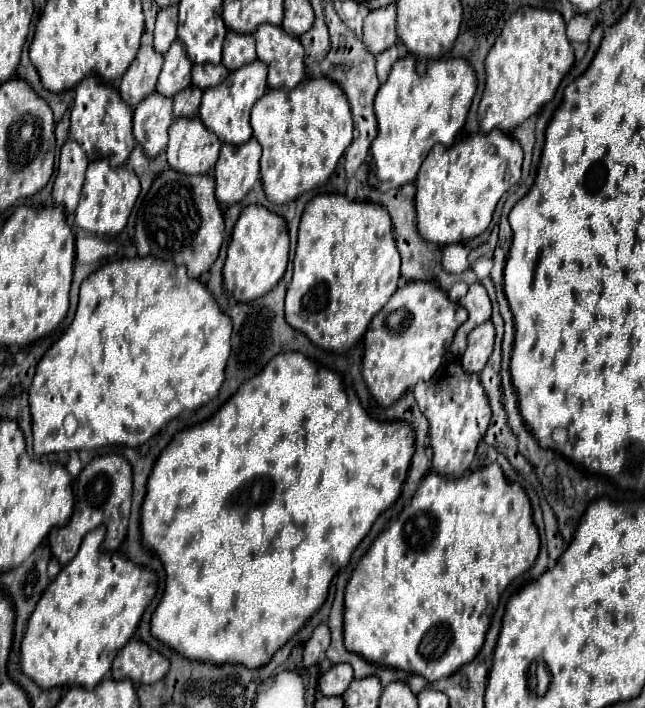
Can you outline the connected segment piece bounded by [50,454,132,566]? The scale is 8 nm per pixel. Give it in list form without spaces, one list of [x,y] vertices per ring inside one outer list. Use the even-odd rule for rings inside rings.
[[[106,454],[106,456],[94,458],[74,480],[74,500],[76,500],[76,504],[74,504],[74,514],[72,514],[70,522],[66,526],[54,528],[50,532],[52,554],[62,566],[76,556],[84,536],[90,530],[98,528],[100,524],[106,526],[104,550],[112,552],[122,544],[122,540],[126,536],[126,528],[128,528],[130,502],[132,502],[132,468],[130,468],[128,460],[120,454]]]

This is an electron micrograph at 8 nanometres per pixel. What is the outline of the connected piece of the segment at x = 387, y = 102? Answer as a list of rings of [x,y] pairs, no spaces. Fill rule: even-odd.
[[[412,54],[396,60],[388,80],[380,86],[374,98],[378,136],[370,148],[372,166],[368,182],[380,192],[414,182],[420,164],[434,144],[442,144],[446,148],[452,146],[458,130],[464,126],[476,88],[476,72],[472,70],[472,64],[464,62],[464,58],[446,56],[436,62],[428,62],[424,74],[416,70]]]

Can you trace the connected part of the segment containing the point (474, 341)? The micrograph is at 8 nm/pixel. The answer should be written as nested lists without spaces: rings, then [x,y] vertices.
[[[488,320],[476,330],[472,330],[472,334],[468,336],[468,346],[462,356],[462,368],[480,374],[492,354],[492,346],[494,346],[494,324]]]

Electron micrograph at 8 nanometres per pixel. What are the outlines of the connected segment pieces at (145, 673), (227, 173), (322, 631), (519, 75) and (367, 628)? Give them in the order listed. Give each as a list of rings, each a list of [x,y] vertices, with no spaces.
[[[128,640],[112,662],[116,680],[128,678],[134,684],[154,684],[170,670],[170,660],[140,640]]]
[[[250,138],[246,144],[224,144],[214,168],[216,198],[220,204],[240,202],[260,178],[260,144]]]
[[[320,624],[304,646],[304,666],[316,664],[322,658],[322,654],[326,652],[328,644],[330,644],[330,630],[326,624]]]
[[[522,6],[508,18],[504,24],[504,30],[500,38],[496,38],[494,46],[490,48],[486,56],[486,88],[482,94],[482,102],[478,106],[478,122],[480,128],[488,134],[494,128],[502,132],[512,132],[518,124],[522,124],[526,118],[536,114],[546,102],[552,100],[556,88],[560,86],[562,78],[568,74],[568,70],[574,64],[574,50],[566,38],[566,22],[560,12],[554,10],[540,10],[532,6]]]
[[[488,464],[486,468],[472,472],[470,476],[462,476],[462,478],[448,478],[448,476],[440,476],[436,472],[428,472],[424,482],[416,490],[410,506],[406,510],[402,510],[400,516],[394,522],[390,522],[388,528],[384,528],[376,536],[374,544],[362,556],[360,564],[356,566],[356,570],[352,572],[352,576],[346,584],[346,590],[344,590],[344,642],[346,642],[346,648],[350,652],[360,654],[368,662],[382,664],[388,668],[398,668],[398,670],[404,670],[410,674],[420,674],[428,682],[448,678],[450,674],[454,674],[460,666],[468,664],[480,652],[484,638],[486,638],[486,630],[492,620],[492,614],[498,608],[500,594],[516,576],[530,570],[530,566],[534,564],[534,560],[538,556],[538,550],[540,550],[540,538],[538,538],[538,530],[532,520],[530,500],[518,482],[510,482],[502,474],[502,468],[498,464]]]

